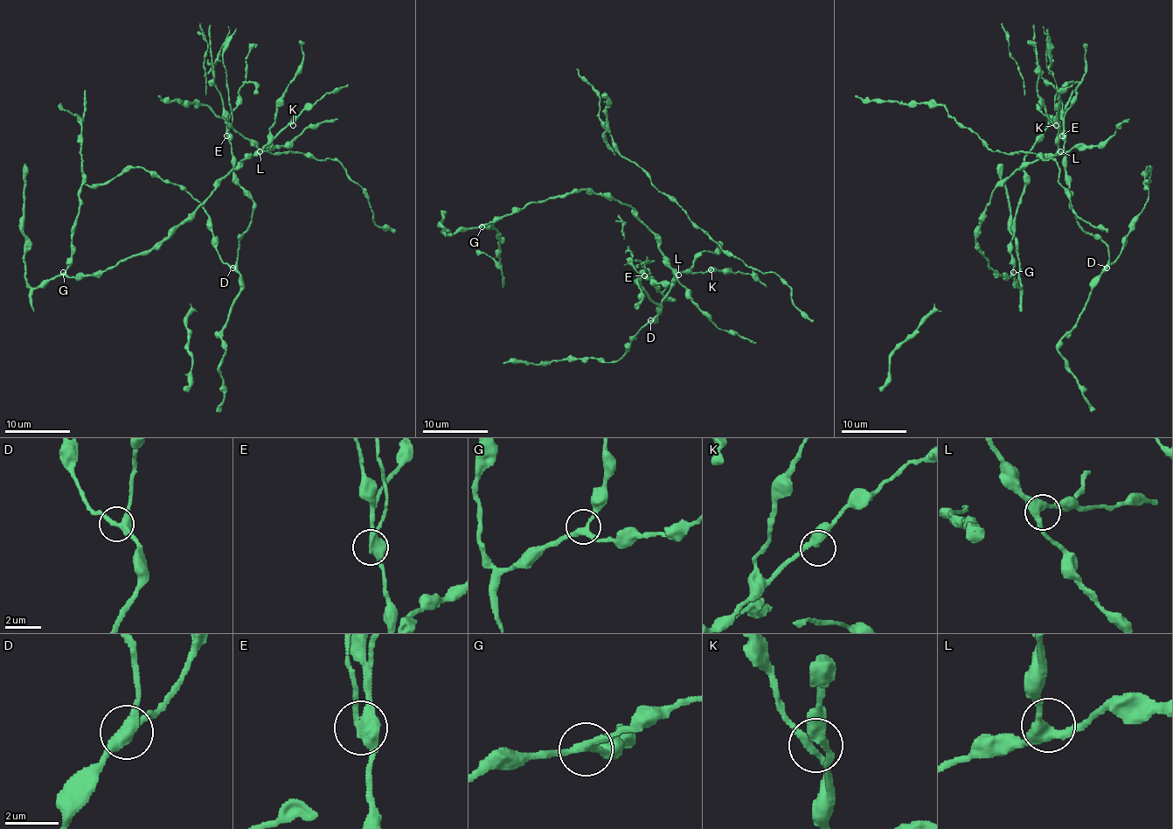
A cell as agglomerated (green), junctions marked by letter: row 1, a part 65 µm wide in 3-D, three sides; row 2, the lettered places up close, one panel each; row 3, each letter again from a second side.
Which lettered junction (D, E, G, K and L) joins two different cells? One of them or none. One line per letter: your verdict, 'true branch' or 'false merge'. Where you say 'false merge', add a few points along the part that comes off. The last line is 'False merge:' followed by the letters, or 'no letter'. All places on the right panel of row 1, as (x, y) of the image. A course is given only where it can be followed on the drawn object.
D: true branch
E: false merge; foreign part runs (1062, 136), (1058, 112), (1054, 101), (1057, 86), (1049, 69), (1049, 38), (1043, 26)
G: true branch
K: true branch
L: true branch
False merge: E

